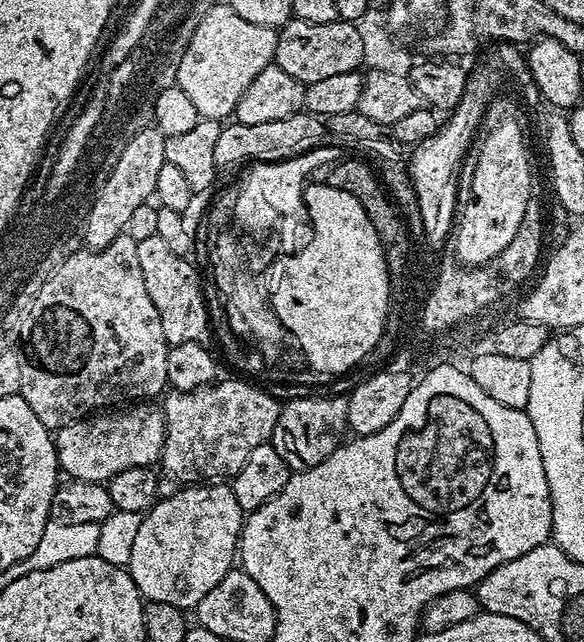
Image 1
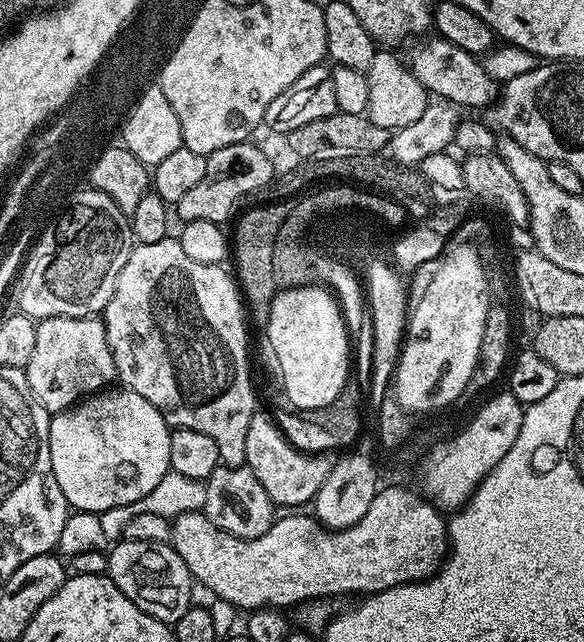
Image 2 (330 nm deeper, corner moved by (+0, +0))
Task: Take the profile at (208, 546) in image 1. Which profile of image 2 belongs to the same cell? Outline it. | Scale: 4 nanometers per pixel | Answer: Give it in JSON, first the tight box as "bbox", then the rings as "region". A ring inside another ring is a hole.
{"bbox":[106,539,194,622],"region":[[[121,539],[111,545],[107,553],[108,568],[106,574],[146,614],[165,622],[174,622],[186,614],[186,610],[193,603],[192,588],[194,581],[192,572],[178,558],[178,554],[172,549],[171,543],[165,542],[134,542]]]}

